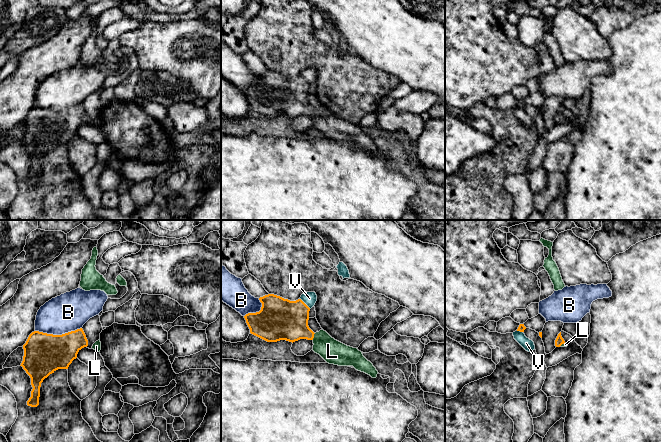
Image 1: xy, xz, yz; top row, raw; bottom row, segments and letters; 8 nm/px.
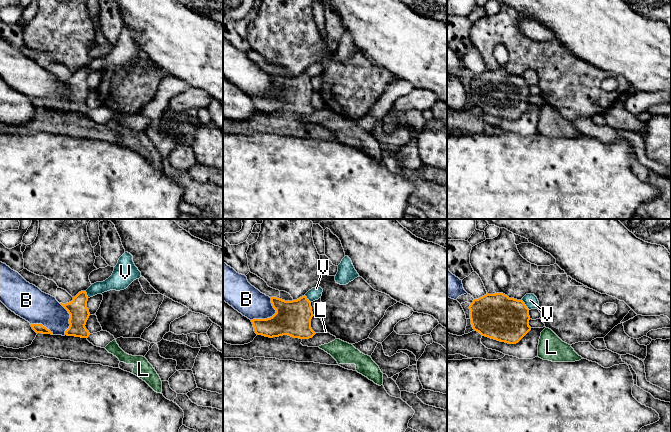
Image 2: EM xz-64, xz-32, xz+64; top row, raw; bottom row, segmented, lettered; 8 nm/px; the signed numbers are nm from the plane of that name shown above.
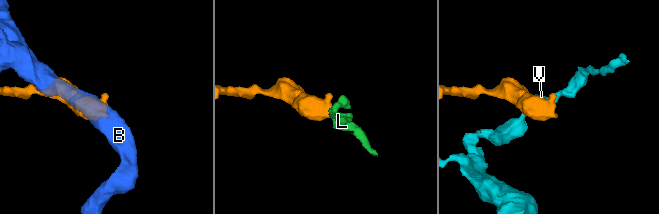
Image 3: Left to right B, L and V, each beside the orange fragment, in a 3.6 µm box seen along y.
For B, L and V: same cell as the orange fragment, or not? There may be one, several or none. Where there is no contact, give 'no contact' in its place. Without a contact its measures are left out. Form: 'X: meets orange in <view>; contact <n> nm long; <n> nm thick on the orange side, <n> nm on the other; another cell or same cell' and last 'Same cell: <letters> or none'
B: meets orange in xy; contact 380 nm long; 320 nm thick on the orange side, 300 nm on the other; another cell
L: meets orange in xz; contact 60 nm long; 320 nm thick on the orange side, 190 nm on the other; same cell
V: meets orange in xz; contact 130 nm long; 340 nm thick on the orange side, 110 nm on the other; another cell
Same cell: L

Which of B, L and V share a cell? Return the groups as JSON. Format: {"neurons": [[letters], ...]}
{"neurons": [["B"], ["L"], ["V"]]}

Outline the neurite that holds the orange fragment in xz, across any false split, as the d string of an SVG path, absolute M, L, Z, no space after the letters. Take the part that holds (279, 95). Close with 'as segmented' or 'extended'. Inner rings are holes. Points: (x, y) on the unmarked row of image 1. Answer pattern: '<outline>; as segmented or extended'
M268 70L259 74L262 79L261 86L256 89L248 89L244 92L250 105L250 109L267 117L277 118L286 116L295 118L300 115L313 117L313 127L319 130L327 139L338 142L353 142L356 146L376 154L378 147L357 124L347 122L332 114L323 105L314 109L308 102L310 84L301 76L290 77L274 70Z; extended

